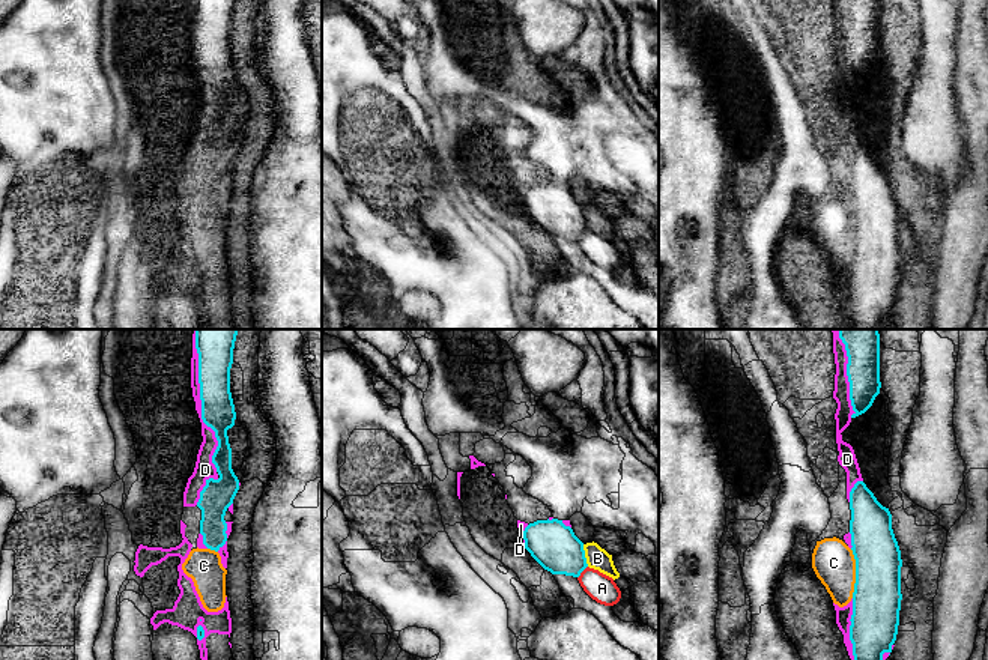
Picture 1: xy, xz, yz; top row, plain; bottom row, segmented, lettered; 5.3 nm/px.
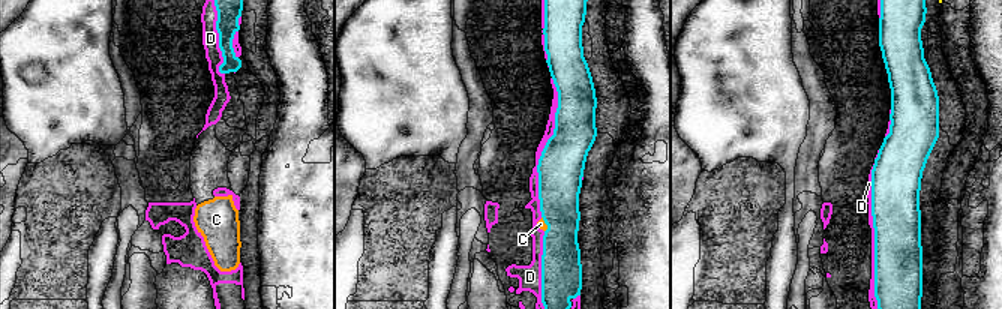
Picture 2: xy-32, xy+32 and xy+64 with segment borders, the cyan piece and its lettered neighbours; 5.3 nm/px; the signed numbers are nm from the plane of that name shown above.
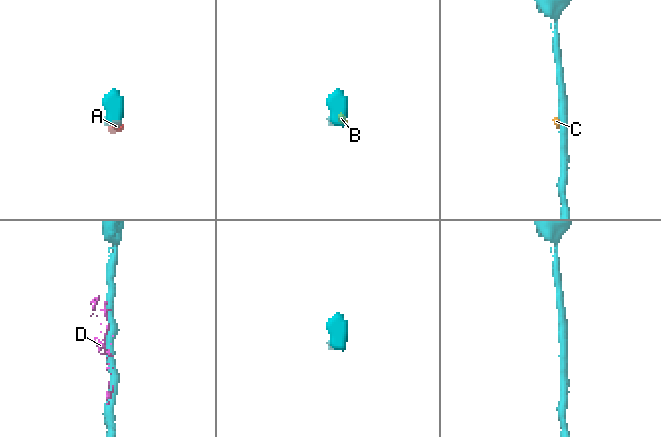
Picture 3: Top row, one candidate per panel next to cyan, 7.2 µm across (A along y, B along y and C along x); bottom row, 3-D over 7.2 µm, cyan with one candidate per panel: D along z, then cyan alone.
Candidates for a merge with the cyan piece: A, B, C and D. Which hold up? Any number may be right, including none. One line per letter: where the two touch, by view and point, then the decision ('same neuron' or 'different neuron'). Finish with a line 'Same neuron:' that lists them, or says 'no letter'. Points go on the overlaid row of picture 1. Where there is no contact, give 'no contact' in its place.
A: xz (582, 570) | different neuron
B: xz (584, 555) | different neuron
C: yz (856, 573) | different neuron
D: xy (200, 399) | different neuron
Same neuron: no letter

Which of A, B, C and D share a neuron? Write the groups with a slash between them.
A / B / C D

